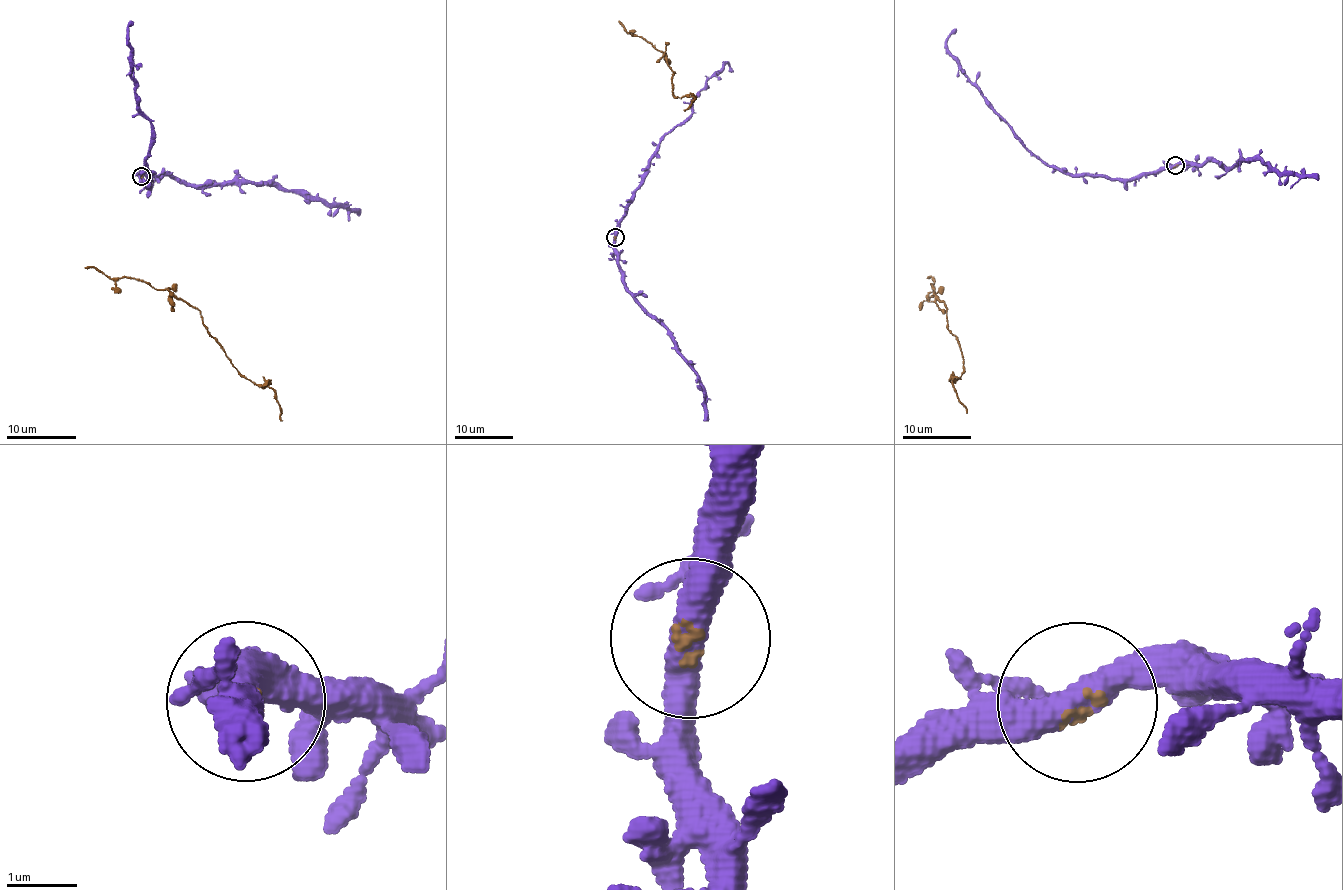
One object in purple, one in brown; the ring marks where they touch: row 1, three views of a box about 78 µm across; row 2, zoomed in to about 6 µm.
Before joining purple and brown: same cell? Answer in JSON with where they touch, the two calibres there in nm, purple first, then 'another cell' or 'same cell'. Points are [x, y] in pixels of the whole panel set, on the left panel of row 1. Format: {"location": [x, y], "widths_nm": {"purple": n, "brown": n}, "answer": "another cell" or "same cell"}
{"location": [141, 176], "widths_nm": {"purple": 420, "brown": 90}, "answer": "same cell"}

